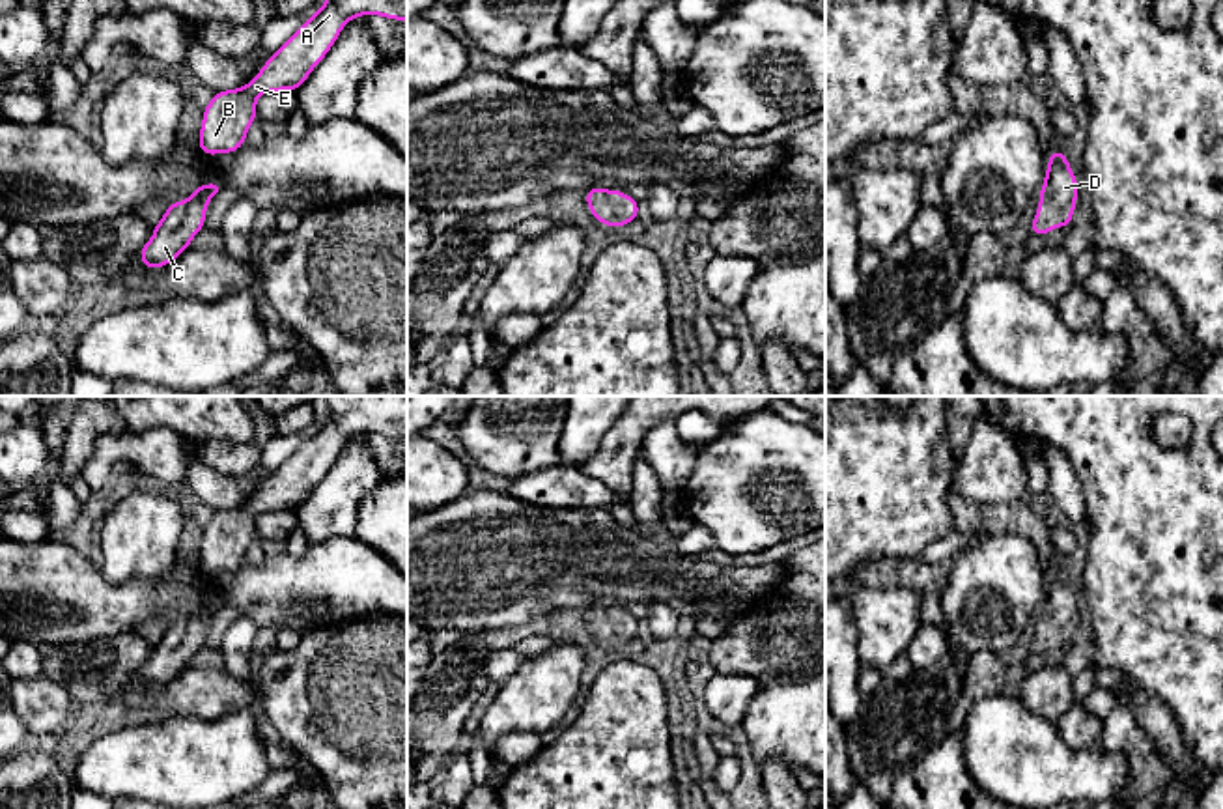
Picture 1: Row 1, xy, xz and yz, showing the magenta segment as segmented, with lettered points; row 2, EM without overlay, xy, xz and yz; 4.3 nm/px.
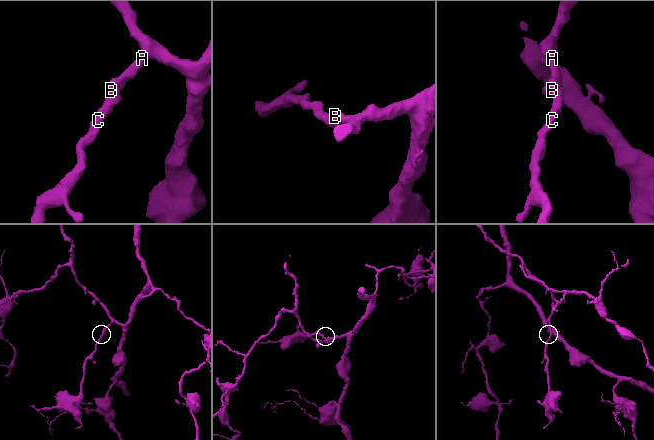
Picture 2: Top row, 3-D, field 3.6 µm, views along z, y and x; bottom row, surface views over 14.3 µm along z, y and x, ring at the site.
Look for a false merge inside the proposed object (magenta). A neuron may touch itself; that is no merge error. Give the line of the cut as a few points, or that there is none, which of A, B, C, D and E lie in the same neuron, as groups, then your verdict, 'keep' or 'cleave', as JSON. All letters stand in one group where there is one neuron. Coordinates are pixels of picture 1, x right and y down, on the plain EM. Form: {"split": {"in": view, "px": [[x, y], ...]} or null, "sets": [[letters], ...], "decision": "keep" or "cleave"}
{"split": null, "sets": [["A", "B", "C", "D", "E"]], "decision": "keep"}

